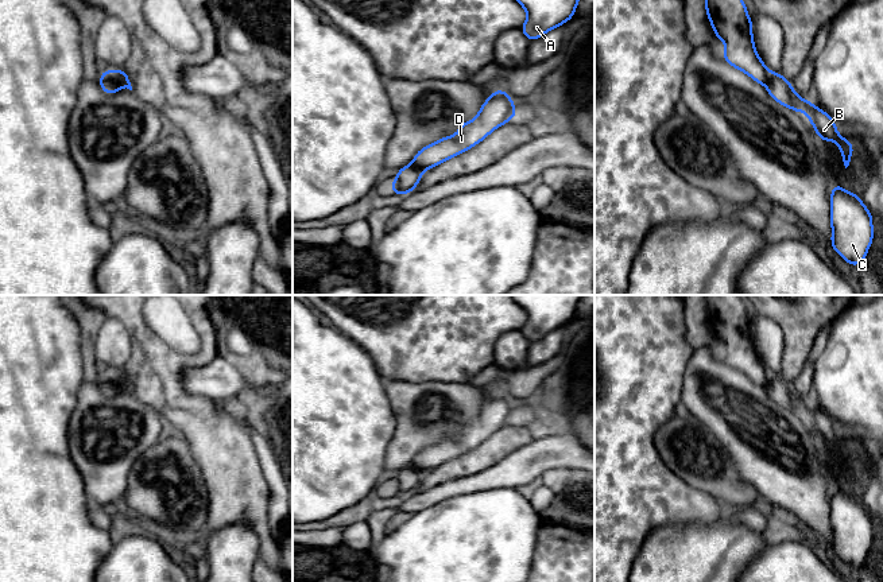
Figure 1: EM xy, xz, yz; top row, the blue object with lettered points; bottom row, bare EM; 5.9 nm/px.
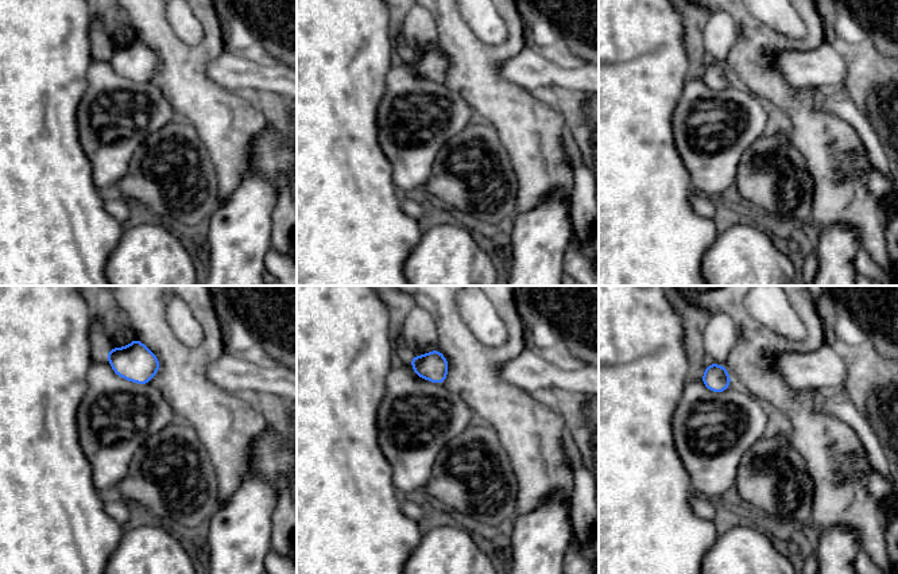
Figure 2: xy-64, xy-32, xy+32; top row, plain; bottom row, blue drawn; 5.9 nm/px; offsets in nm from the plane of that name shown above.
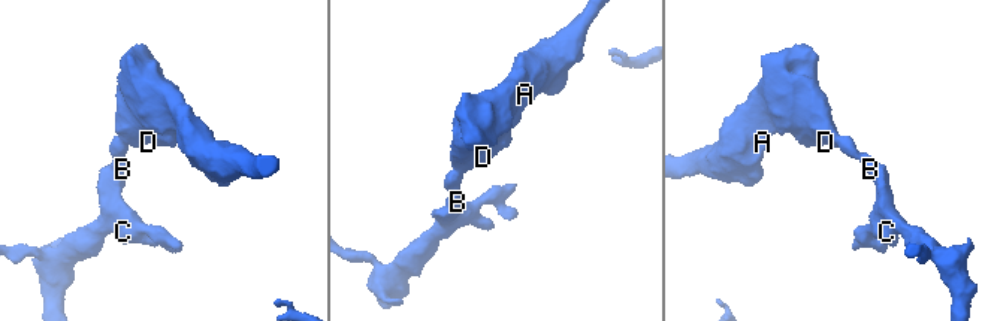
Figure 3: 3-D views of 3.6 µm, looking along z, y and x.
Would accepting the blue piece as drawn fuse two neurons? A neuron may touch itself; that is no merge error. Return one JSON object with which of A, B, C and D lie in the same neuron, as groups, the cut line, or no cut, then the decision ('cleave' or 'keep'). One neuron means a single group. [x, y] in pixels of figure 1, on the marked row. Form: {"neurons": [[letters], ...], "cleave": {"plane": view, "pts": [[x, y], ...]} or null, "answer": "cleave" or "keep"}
{"neurons": [["A", "D"], ["B", "C"]], "cleave": {"plane": "xy", "pts": [[109, 72], [122, 86]]}, "answer": "cleave"}

